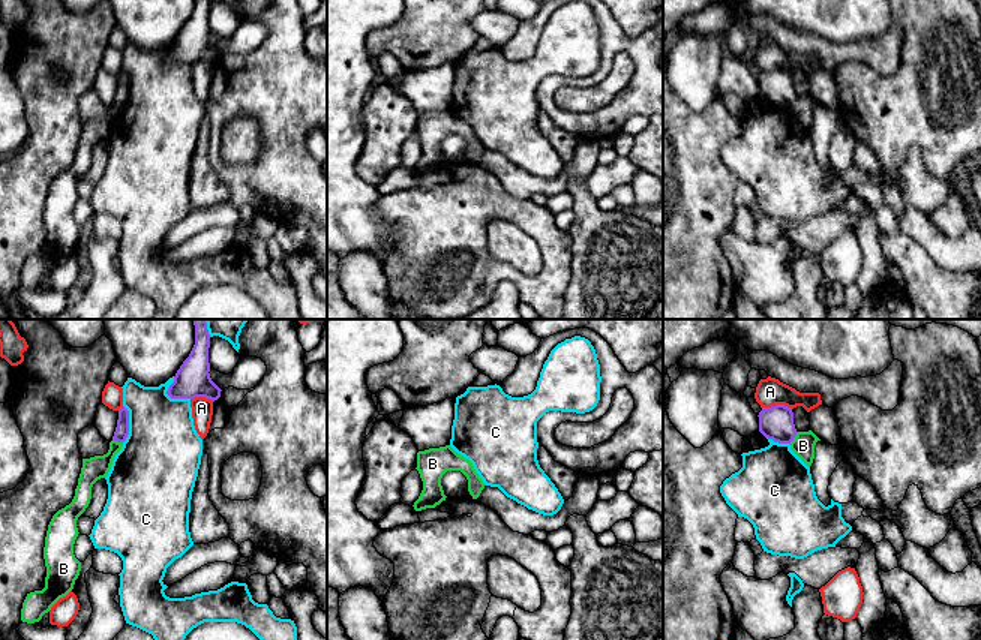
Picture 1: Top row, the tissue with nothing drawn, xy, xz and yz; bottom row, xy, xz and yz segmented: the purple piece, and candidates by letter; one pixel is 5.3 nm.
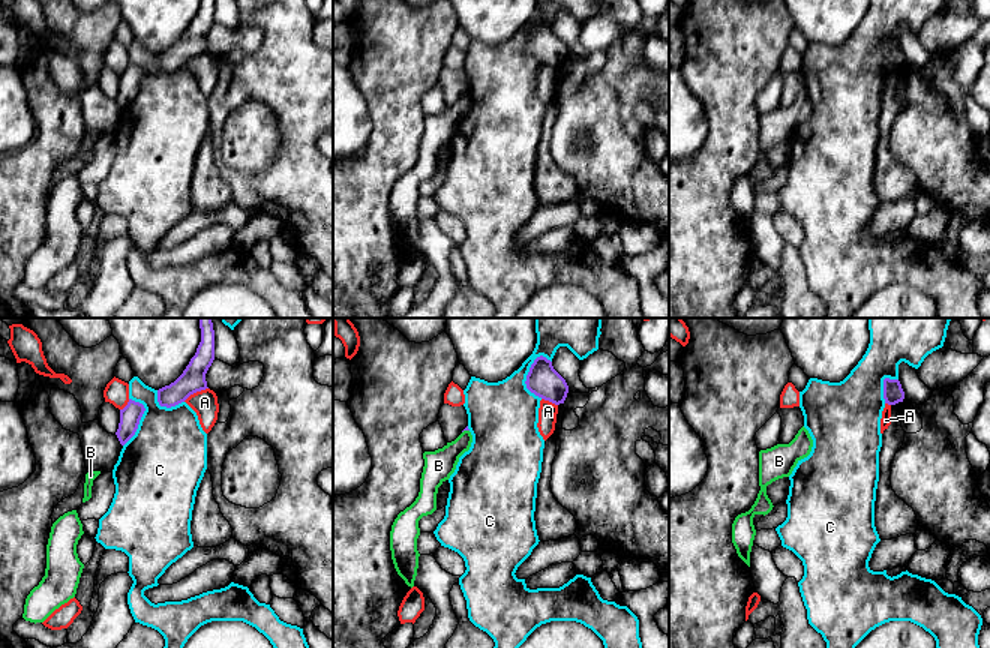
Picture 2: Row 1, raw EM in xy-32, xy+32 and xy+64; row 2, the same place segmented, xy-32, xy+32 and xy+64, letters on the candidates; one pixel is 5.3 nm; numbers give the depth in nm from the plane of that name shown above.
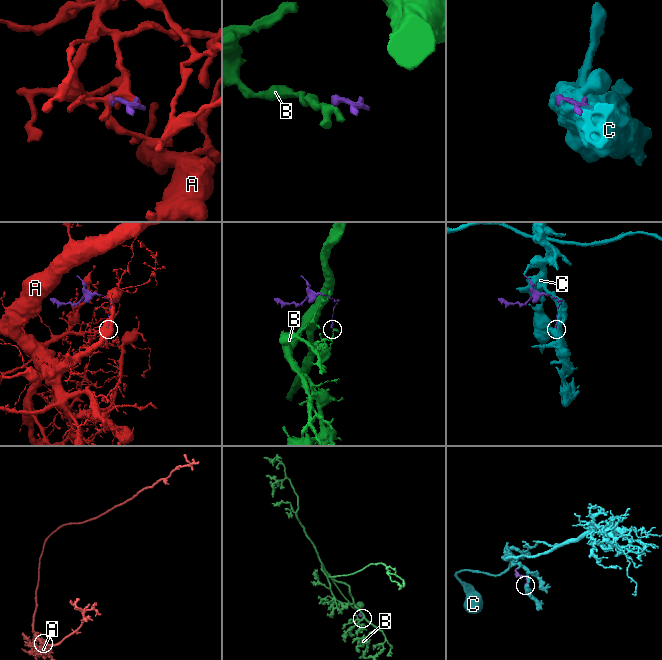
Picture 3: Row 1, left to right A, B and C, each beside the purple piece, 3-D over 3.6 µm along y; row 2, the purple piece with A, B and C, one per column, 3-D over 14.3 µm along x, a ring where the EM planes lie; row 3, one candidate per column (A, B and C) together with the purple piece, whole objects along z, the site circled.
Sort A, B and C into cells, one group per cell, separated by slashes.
A / B / C

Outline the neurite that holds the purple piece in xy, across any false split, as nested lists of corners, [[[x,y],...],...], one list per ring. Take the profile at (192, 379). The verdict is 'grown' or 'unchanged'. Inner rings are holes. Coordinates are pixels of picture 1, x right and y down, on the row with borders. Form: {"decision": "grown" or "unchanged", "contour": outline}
{"decision": "unchanged", "contour": [[[192,319],[195,325],[195,345],[183,361],[166,394],[171,399],[206,397],[218,400],[220,388],[210,378],[208,348],[210,334],[206,319]]]}

